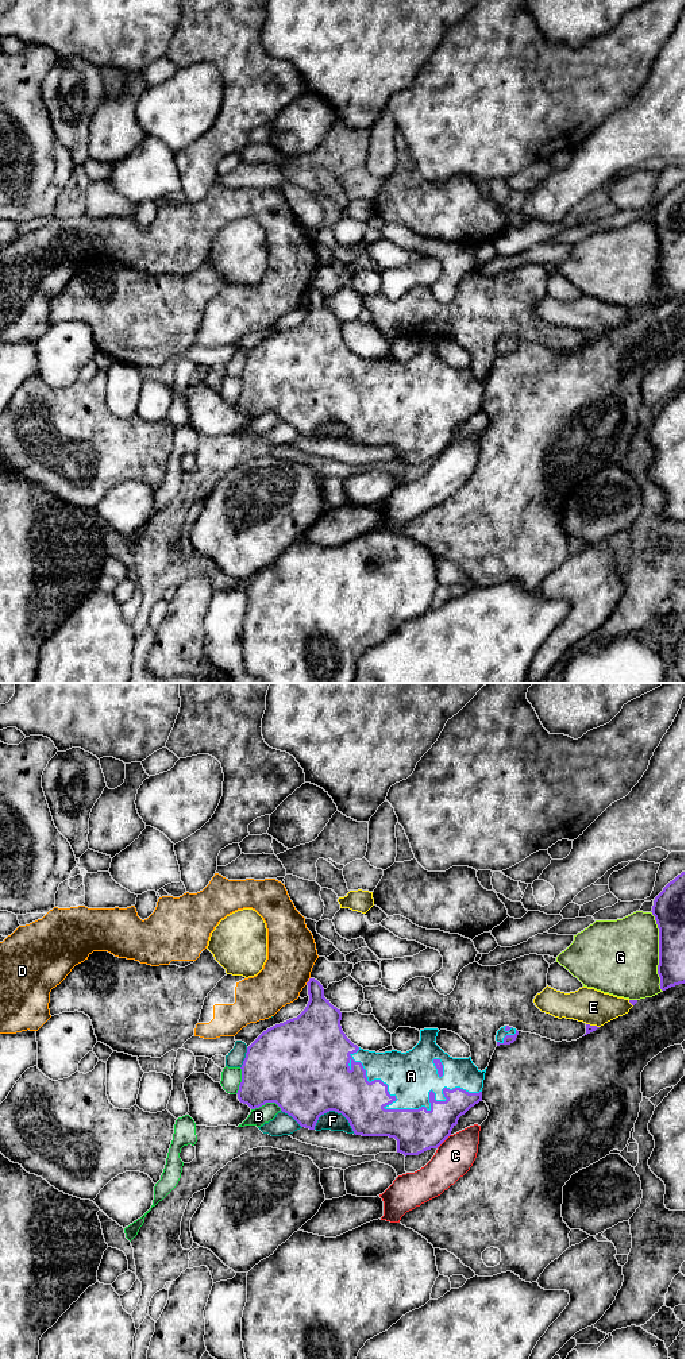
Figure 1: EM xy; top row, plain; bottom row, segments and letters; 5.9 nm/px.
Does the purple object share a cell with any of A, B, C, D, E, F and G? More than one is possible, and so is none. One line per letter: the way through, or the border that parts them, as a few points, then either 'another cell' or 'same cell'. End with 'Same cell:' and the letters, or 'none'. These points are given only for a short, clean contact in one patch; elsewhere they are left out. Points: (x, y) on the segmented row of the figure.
A: same cell
B: another cell
C: another cell
D: along xy (309, 977), (305, 984) | another cell
E: another cell
F: another cell
G: another cell
Same cell: A

